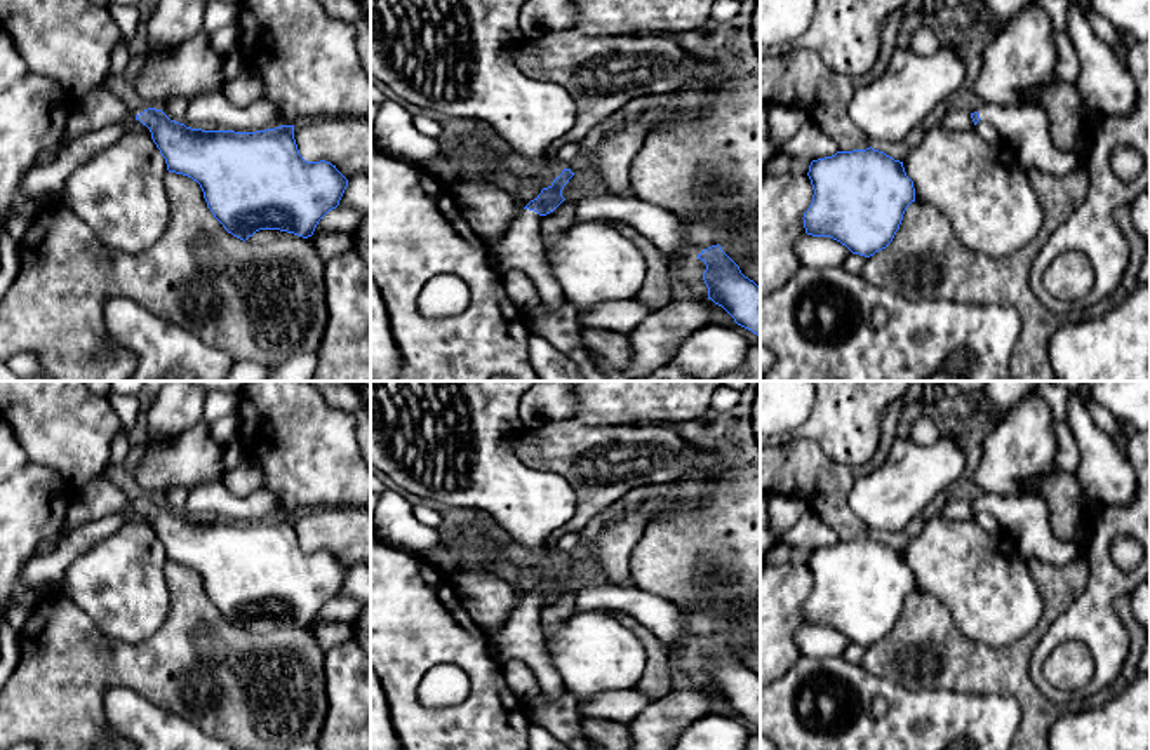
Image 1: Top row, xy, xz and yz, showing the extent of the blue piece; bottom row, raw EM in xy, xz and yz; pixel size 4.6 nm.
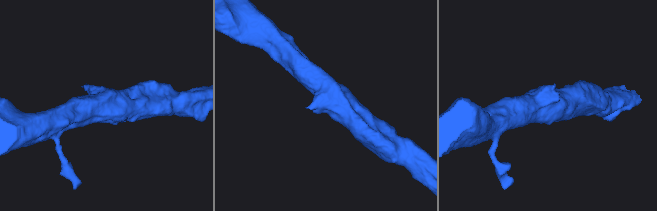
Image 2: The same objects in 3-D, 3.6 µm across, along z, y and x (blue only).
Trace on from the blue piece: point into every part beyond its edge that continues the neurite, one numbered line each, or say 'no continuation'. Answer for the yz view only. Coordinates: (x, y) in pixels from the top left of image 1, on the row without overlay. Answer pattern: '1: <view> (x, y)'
1: yz (1025, 515)

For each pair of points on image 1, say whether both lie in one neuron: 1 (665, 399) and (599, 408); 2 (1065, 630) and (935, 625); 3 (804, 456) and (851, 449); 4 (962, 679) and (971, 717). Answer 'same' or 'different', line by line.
1: same
2: different
3: different
4: different

